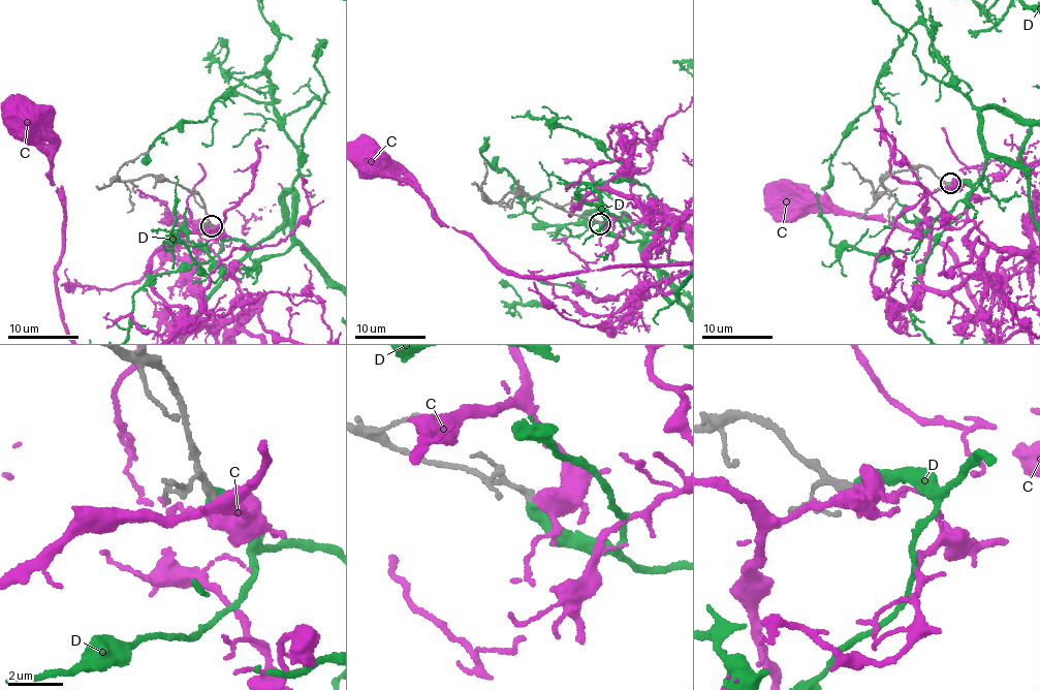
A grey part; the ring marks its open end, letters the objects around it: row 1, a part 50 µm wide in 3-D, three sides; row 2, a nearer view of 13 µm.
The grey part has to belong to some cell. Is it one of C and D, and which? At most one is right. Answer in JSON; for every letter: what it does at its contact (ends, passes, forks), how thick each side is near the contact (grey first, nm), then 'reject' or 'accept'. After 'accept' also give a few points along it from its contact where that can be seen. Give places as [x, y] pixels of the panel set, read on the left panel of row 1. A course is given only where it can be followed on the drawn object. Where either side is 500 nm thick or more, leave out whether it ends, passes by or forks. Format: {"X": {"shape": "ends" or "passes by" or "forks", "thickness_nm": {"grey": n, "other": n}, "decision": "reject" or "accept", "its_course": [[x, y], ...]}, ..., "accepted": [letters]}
{"C": {"shape": "passes by", "thickness_nm": {"grey": 240, "other": 440}, "decision": "reject"}, "D": {"shape": "ends", "thickness_nm": {"grey": 240, "other": 400}, "decision": "accept"}, "accepted": ["D"]}

